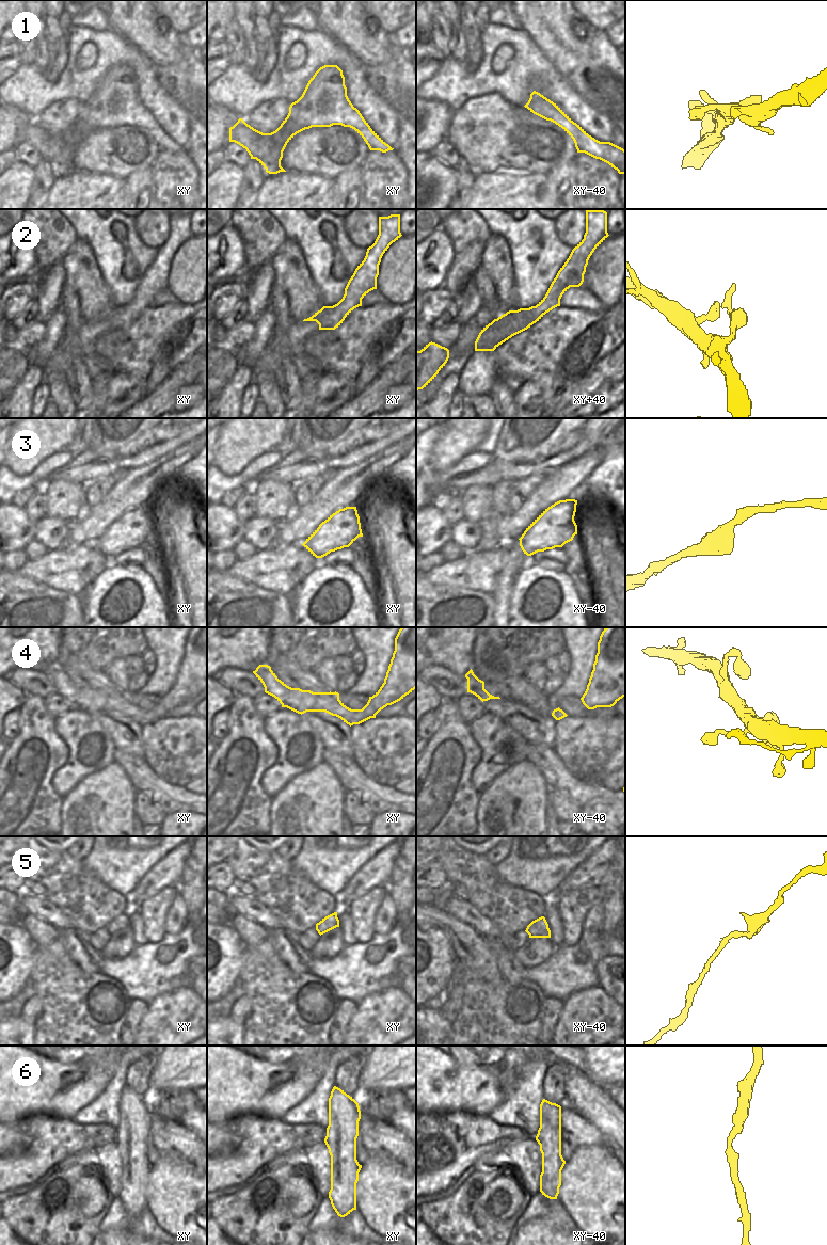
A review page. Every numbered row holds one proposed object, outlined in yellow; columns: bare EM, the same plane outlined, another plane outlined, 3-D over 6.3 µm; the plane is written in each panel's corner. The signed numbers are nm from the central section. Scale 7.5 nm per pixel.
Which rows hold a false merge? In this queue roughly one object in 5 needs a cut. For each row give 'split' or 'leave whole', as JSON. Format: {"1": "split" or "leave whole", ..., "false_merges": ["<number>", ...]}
{"1": "leave whole", "2": "leave whole", "3": "leave whole", "4": "leave whole", "5": "leave whole", "6": "leave whole", "false_merges": []}

